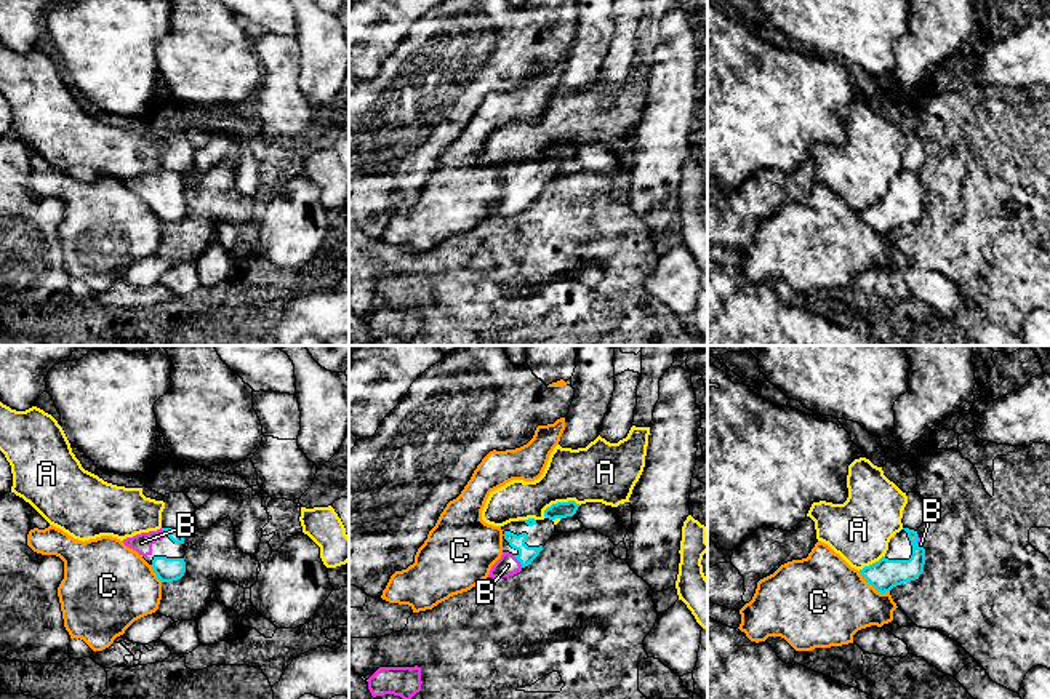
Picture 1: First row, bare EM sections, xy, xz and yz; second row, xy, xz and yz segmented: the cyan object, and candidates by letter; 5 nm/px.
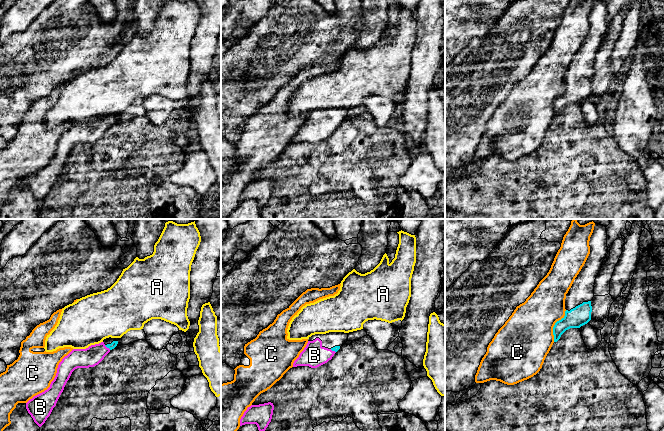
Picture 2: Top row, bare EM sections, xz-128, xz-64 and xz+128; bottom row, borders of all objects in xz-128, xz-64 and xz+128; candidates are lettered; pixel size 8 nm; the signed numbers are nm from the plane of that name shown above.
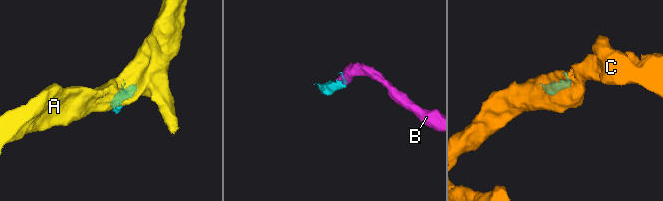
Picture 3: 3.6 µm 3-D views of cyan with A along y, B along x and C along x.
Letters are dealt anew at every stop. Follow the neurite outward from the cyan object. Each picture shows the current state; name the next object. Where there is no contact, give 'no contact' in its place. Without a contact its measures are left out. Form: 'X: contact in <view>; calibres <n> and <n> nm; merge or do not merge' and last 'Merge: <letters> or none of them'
A: contact in xz; calibres 80 and 280 nm; do not merge
B: contact in xz; calibres 80 and 110 nm; merge
C: contact in yz; calibres 160 and 420 nm; do not merge
Merge: B

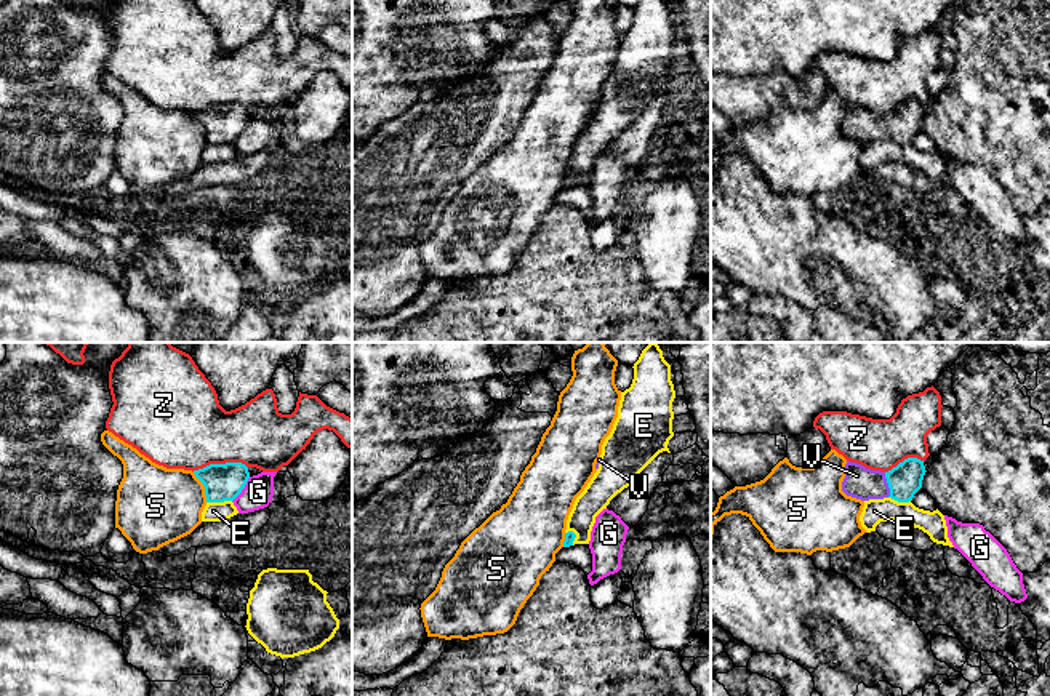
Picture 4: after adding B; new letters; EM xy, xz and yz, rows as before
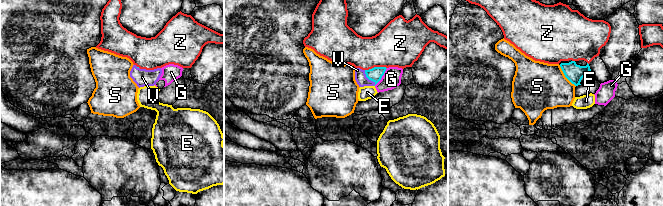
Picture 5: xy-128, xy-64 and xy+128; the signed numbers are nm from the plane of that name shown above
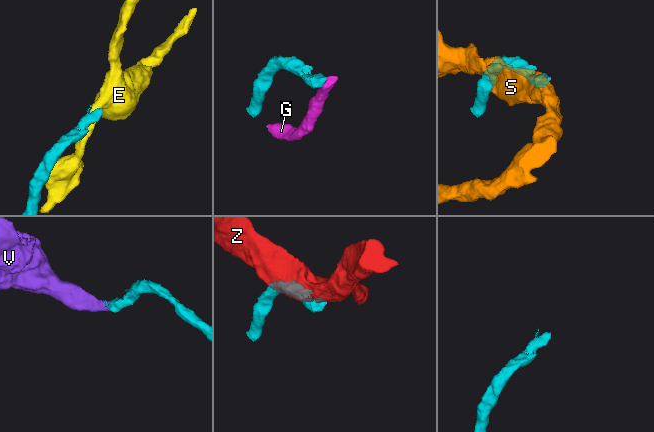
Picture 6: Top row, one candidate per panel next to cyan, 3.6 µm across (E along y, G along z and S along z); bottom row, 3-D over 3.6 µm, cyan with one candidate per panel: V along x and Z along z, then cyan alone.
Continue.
E: contact in xy; calibres 190 and 100 nm; do not merge
G: contact in xy; calibres 190 and 150 nm; do not merge
S: contact in xy; calibres 190 and 380 nm; do not merge
V: contact in yz; calibres 170 and 160 nm; merge
Z: contact in xy; calibres 190 and 420 nm; do not merge
Merge: V

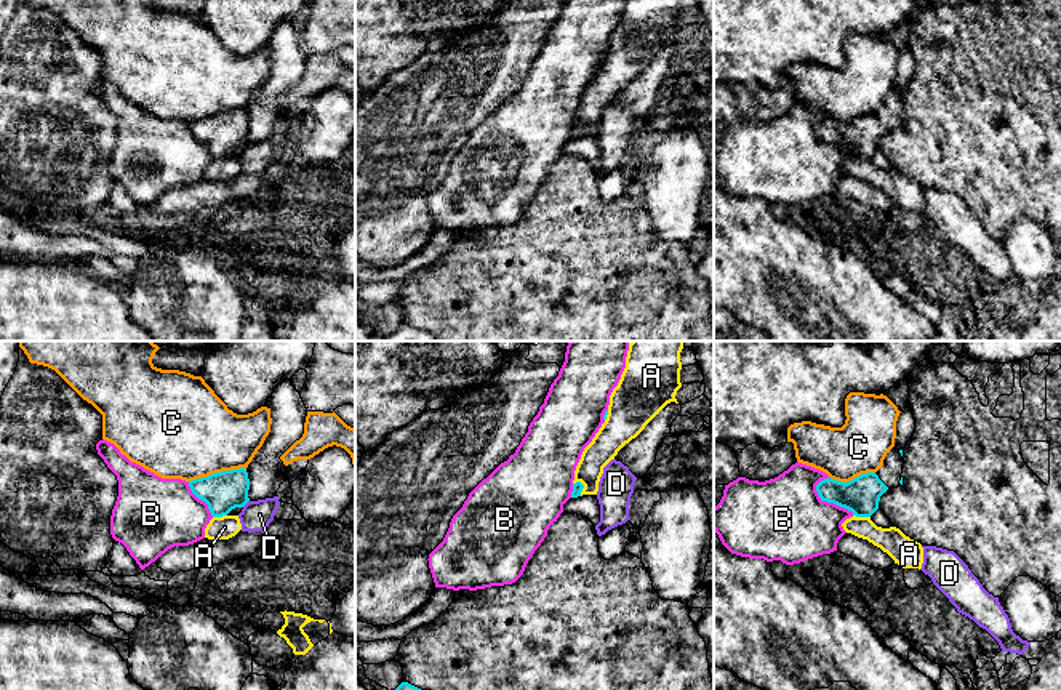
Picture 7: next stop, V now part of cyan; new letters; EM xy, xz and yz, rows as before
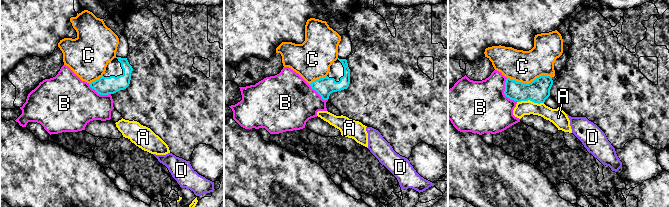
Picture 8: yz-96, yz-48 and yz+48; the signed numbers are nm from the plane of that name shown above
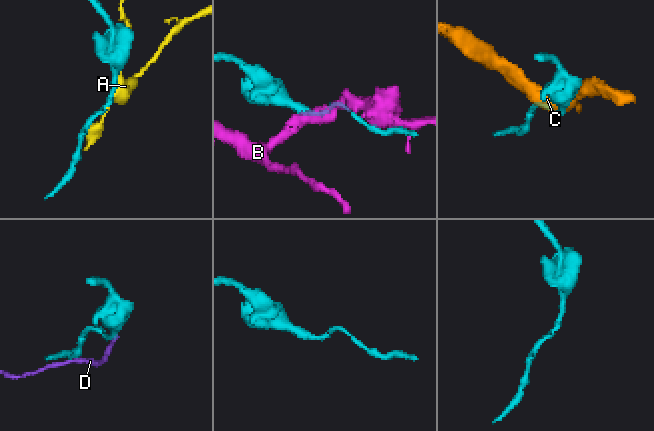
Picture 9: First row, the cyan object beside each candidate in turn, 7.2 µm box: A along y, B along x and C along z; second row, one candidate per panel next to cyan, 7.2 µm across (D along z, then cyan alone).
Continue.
A: contact in yz; calibres 190 and 140 nm; do not merge
B: contact in yz; calibres 190 and 420 nm; do not merge
C: contact in xy; calibres 200 and 480 nm; do not merge
D: contact in xy; calibres 200 and 150 nm; do not merge
Merge: none of them

